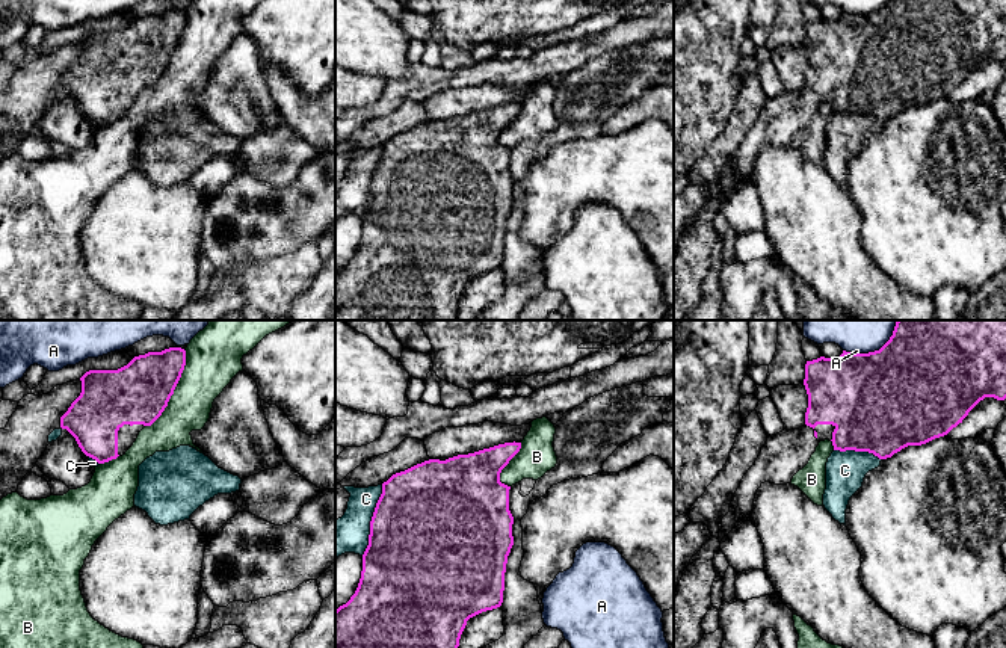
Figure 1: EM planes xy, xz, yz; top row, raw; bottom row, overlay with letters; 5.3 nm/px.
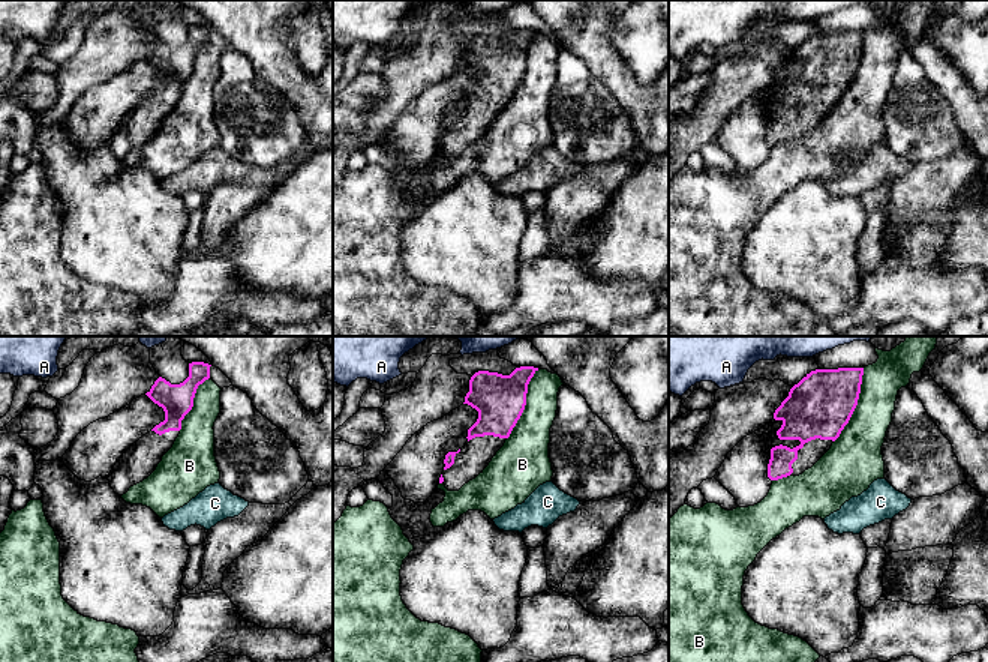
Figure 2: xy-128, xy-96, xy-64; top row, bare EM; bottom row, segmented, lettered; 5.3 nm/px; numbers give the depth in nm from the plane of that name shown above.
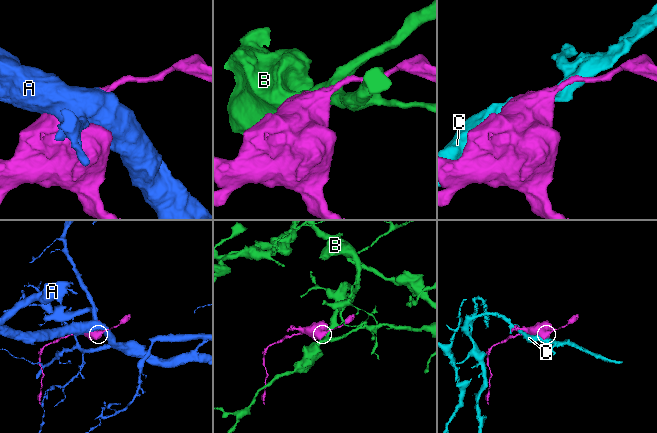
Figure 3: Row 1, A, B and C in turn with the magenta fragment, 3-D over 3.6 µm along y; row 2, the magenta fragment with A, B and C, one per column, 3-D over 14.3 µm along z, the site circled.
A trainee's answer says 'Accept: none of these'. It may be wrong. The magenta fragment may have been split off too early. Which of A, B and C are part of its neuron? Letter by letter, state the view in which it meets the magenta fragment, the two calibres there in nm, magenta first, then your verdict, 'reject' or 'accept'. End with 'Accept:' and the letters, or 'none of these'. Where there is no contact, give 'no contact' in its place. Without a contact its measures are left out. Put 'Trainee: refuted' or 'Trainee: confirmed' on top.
Trainee: confirmed
A: yz | 500/80 nm | reject
B: xy | 320/280 nm | reject
C: xz | 500/200 nm | reject
Accept: none of these

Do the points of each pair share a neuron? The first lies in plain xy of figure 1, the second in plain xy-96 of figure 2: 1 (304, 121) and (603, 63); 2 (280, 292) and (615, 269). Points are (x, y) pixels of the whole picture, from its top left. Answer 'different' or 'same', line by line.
1: same
2: different

